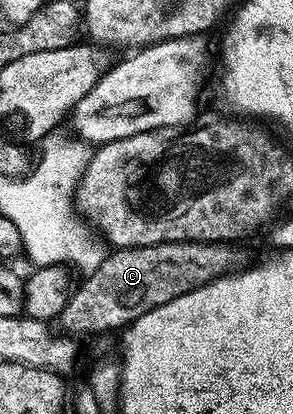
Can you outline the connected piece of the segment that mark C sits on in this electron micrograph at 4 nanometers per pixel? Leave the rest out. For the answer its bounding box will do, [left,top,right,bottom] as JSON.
[59,241,238,335]

